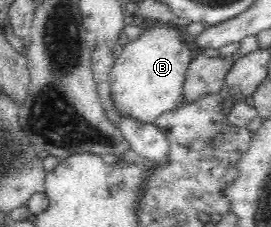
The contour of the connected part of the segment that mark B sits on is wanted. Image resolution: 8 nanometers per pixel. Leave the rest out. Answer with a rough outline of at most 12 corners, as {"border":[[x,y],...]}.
{"border":[[175,25],[122,46],[110,76],[120,118],[182,106],[196,53]]}

